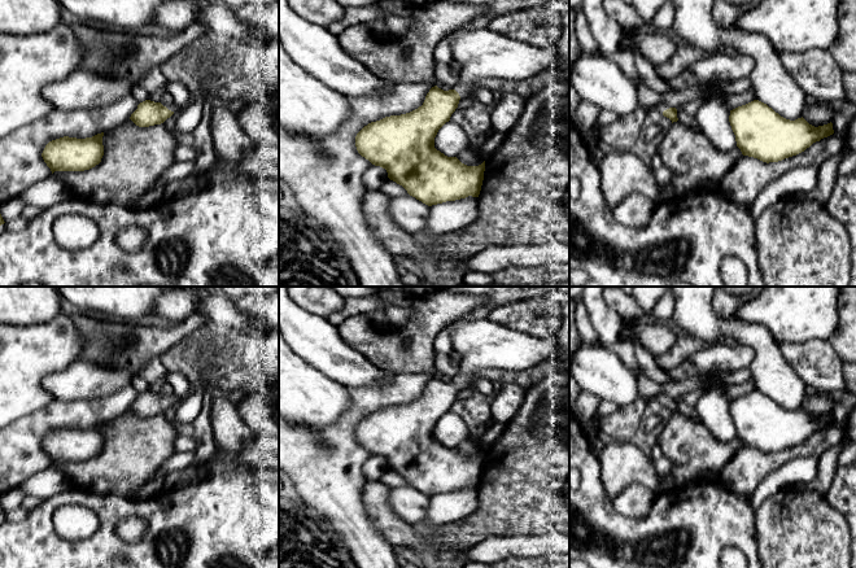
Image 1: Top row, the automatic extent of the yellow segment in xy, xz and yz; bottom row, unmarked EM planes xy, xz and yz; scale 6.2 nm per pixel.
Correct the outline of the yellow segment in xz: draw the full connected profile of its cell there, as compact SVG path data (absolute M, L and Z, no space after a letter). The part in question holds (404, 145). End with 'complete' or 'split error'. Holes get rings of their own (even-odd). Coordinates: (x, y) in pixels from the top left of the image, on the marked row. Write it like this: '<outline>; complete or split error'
M464 25L450 31L453 58L462 66L460 83L449 91L432 87L422 106L401 114L385 117L364 126L355 136L358 153L372 165L386 170L388 178L402 185L407 193L432 206L468 196L479 197L485 171L485 161L467 166L457 157L447 157L434 148L438 130L450 121L459 100L486 79L534 80L538 74L559 64L556 47L537 48L521 40L508 39L488 27L466 29Z; split error

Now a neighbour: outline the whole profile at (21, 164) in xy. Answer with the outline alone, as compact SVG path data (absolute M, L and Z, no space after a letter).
M128 93L100 108L53 110L0 137L0 205L52 175L42 157L49 141L64 136L86 139L113 130L126 122L137 105Z

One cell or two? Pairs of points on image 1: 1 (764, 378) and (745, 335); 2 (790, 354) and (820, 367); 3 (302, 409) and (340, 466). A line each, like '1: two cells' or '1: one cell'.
1: one cell
2: one cell
3: two cells

